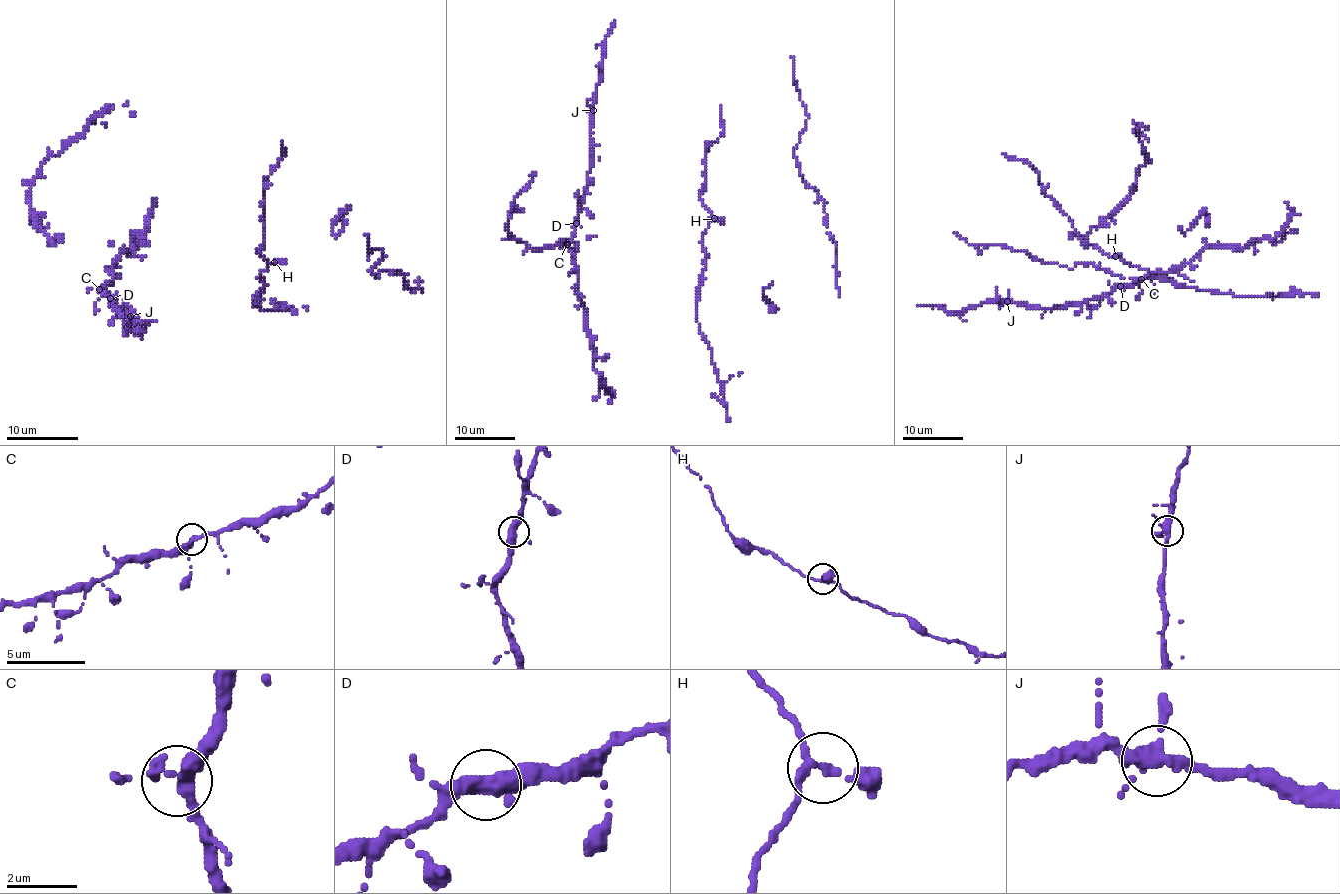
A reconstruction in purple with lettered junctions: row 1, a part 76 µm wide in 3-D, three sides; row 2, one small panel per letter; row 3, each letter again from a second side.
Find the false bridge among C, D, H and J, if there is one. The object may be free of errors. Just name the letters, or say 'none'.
none

